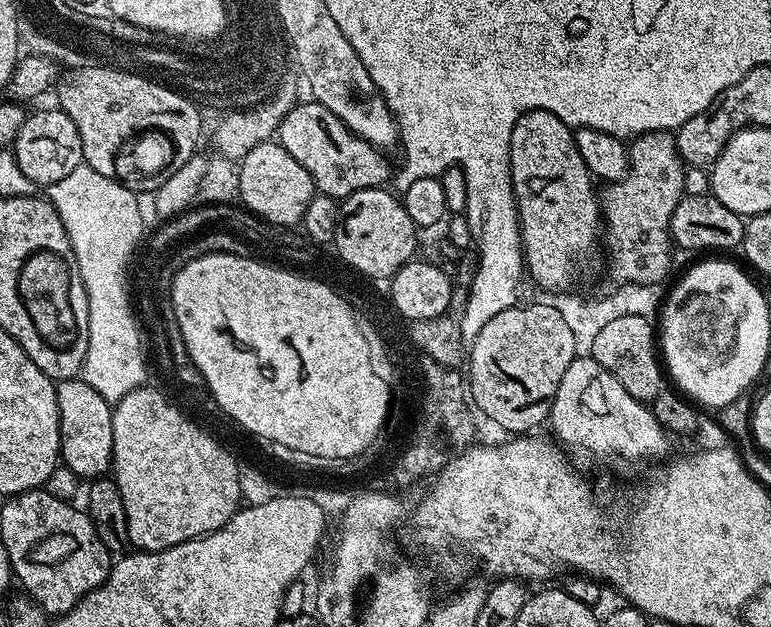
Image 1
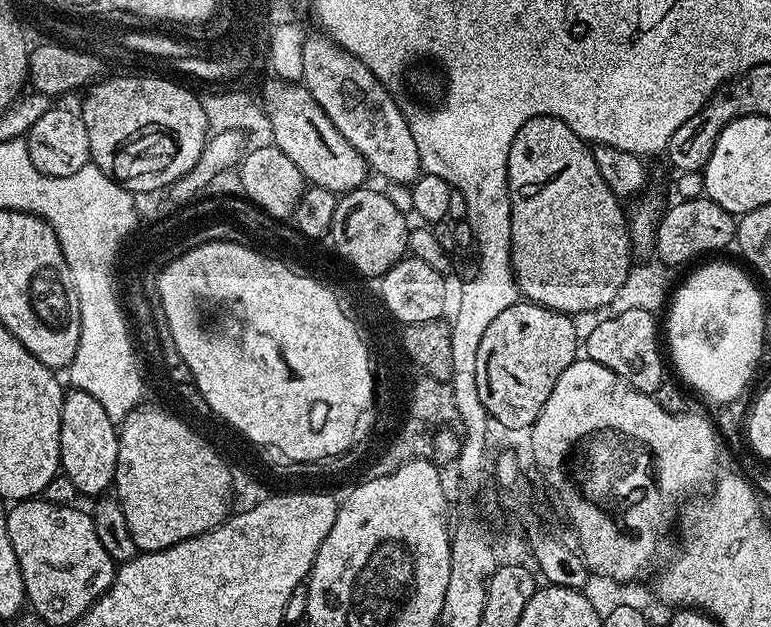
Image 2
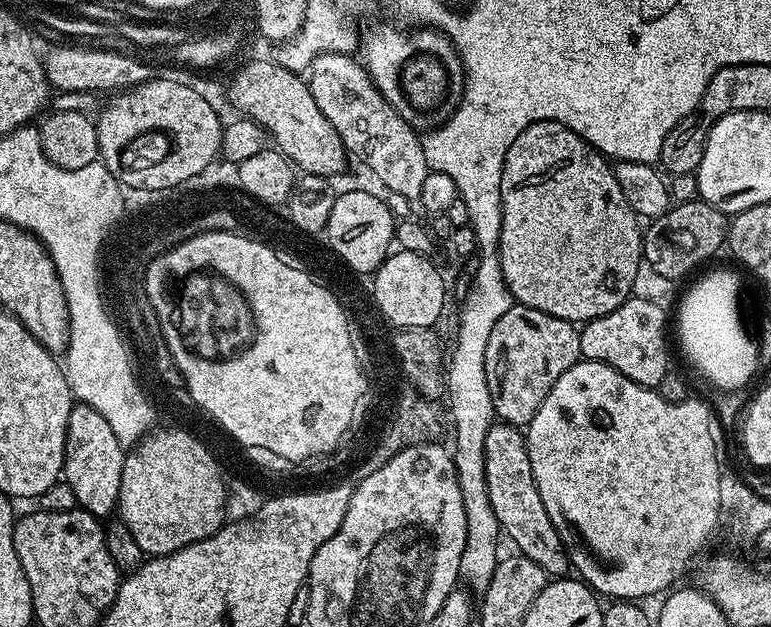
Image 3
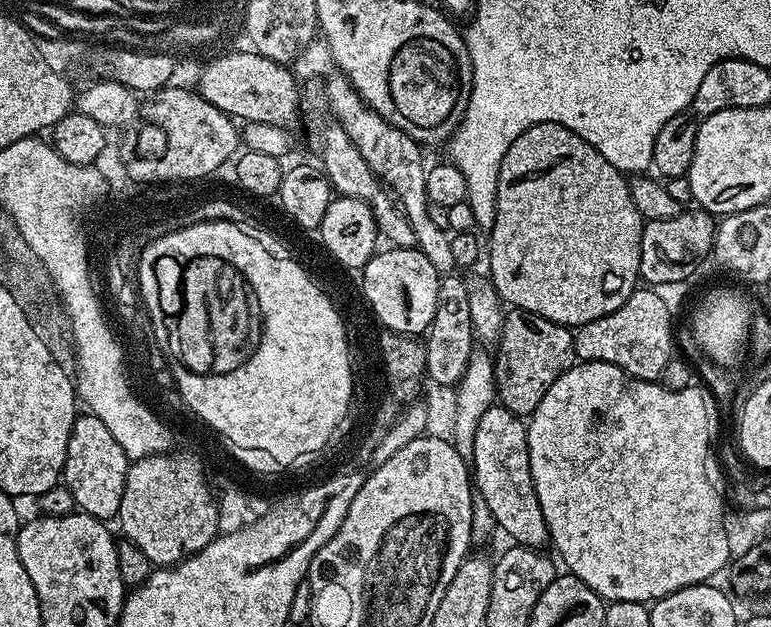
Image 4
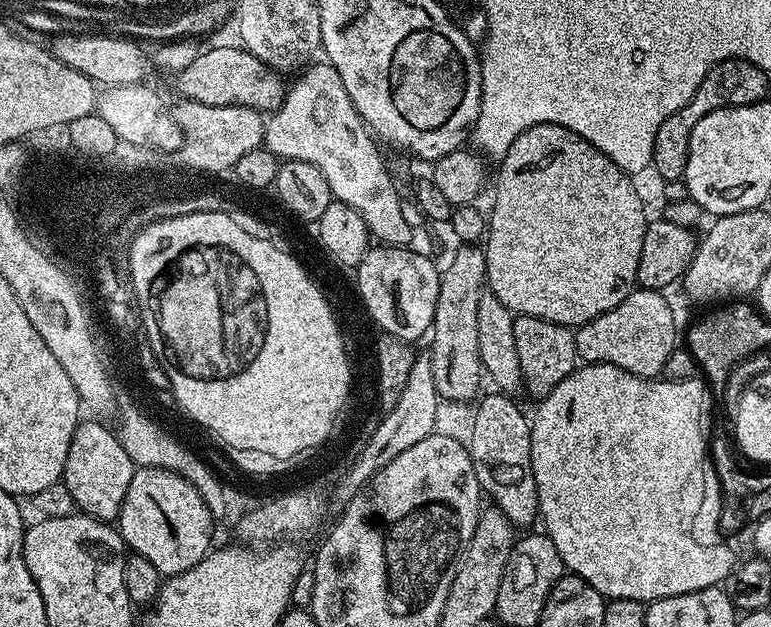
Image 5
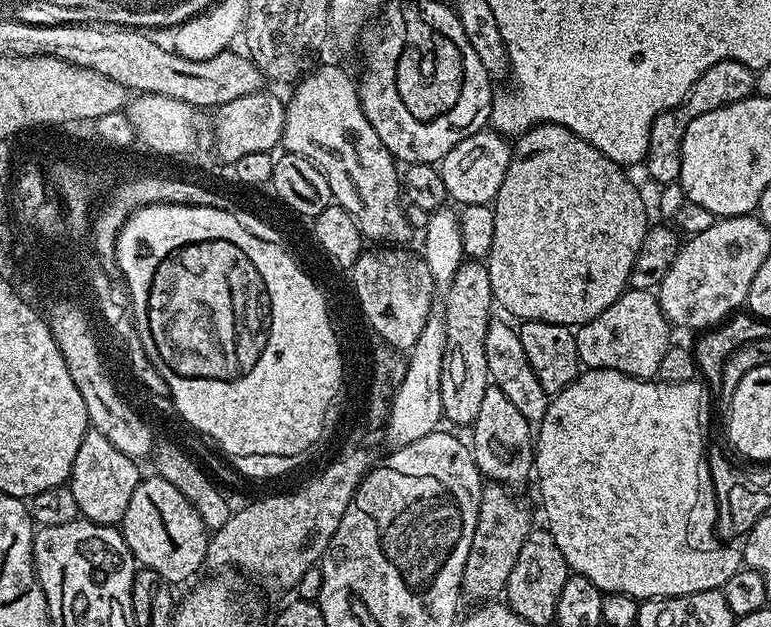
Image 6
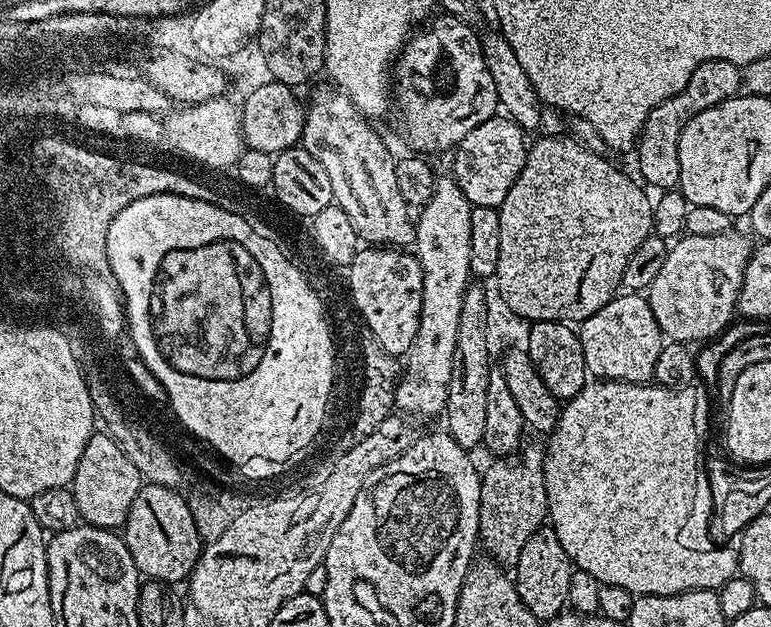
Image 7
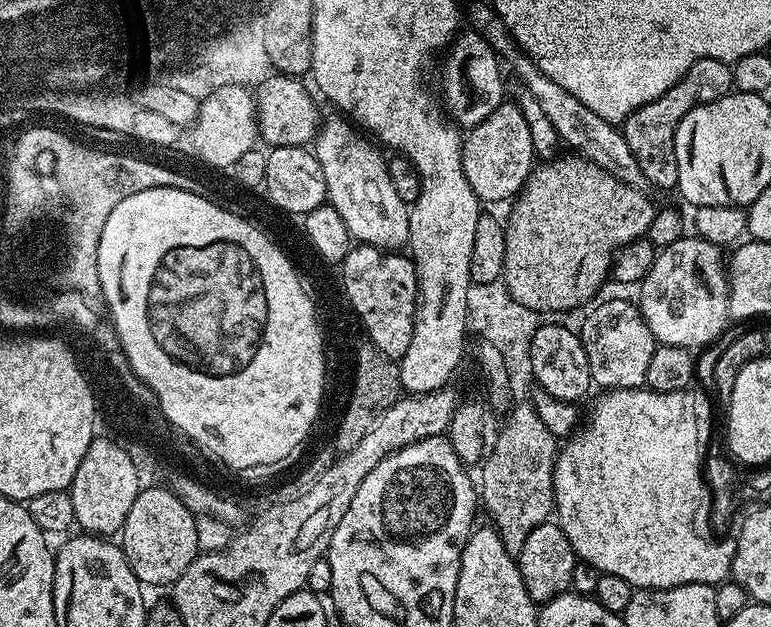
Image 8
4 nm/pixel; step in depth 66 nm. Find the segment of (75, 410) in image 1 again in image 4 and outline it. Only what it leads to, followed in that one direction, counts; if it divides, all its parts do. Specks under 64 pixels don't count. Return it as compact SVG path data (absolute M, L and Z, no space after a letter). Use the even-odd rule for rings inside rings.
M91 414L77 415L70 430L70 442L66 446L62 483L70 490L70 494L74 494L79 511L96 520L115 521L120 515L129 463L122 446L118 446L118 441L98 417Z

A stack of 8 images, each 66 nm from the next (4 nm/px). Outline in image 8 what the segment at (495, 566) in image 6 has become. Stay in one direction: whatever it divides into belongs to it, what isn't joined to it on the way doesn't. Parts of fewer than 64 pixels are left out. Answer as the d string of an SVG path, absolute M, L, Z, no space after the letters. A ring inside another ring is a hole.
M516 402L508 408L506 415L503 417L504 426L501 428L500 433L496 436L490 444L490 451L483 457L482 467L484 469L480 472L480 480L478 476L478 496L482 501L482 508L488 511L491 527L495 528L496 532L502 538L502 542L506 546L506 550L514 557L519 557L522 546L526 542L526 538L530 538L530 530L534 530L540 524L549 523L550 517L554 512L554 505L556 503L556 495L554 494L554 466L556 465L556 453L558 451L558 439L550 431L546 430L546 425L538 418L538 413L535 409L535 404L532 402Z

